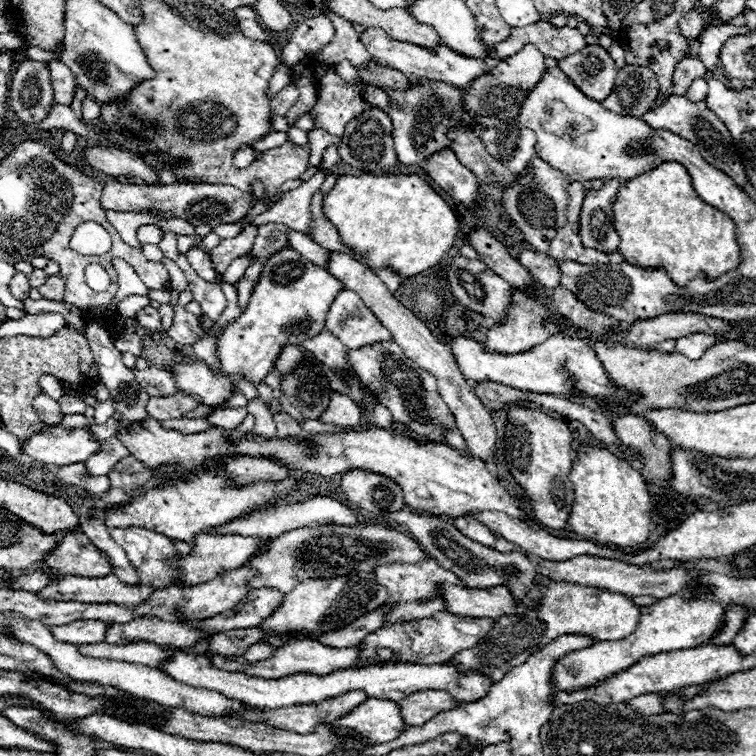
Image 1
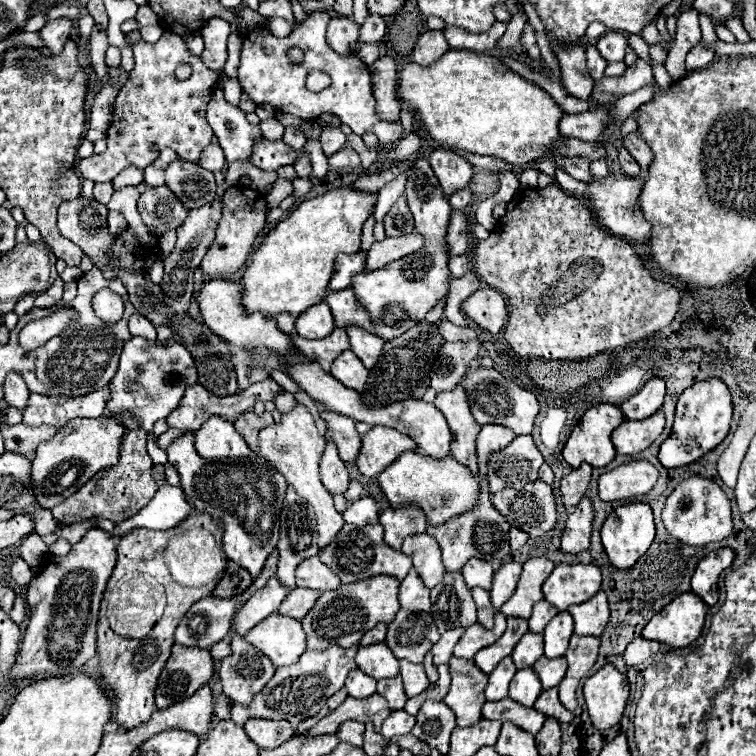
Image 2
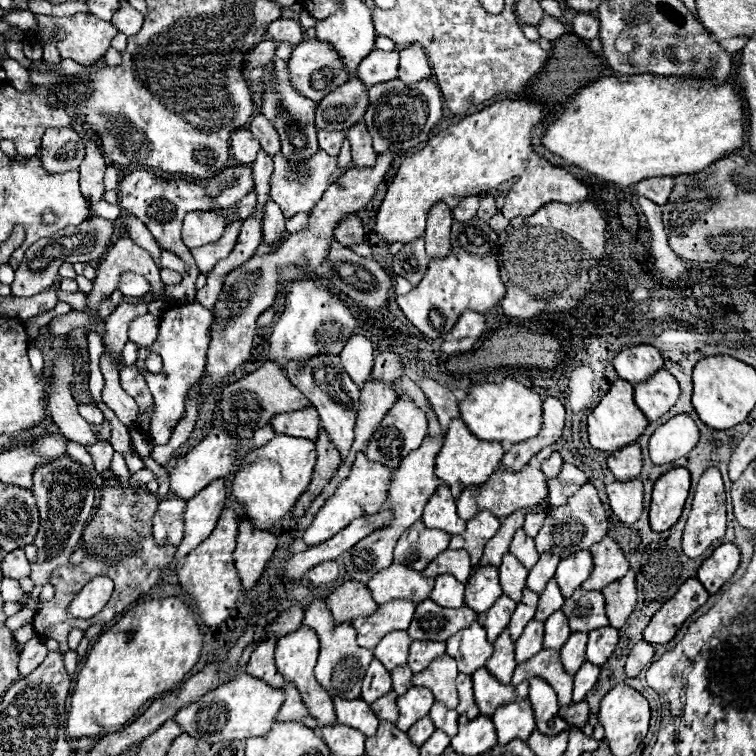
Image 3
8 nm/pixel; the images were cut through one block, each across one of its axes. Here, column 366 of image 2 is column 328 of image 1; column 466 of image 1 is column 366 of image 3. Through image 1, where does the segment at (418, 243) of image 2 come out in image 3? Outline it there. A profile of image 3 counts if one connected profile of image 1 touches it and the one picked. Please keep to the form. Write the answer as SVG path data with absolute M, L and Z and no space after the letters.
M366 382L360 390L360 408L356 418L356 440L350 454L342 460L342 468L352 468L358 452L364 452L368 446L368 438L380 428L382 418L388 414L396 402L396 392L392 384L386 382Z

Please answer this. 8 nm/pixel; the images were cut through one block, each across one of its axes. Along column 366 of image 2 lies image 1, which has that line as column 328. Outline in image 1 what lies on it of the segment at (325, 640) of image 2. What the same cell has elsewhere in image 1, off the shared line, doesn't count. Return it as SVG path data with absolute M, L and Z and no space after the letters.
M354 572L342 578L318 578L310 582L300 582L290 594L286 594L282 608L276 610L270 618L266 618L266 622L262 622L260 628L264 628L266 632L276 632L280 630L280 634L292 632L292 630L310 630L314 634L318 632L330 632L334 628L342 628L350 622L354 622L356 618L364 616L370 610L376 610L380 604L384 604L384 600L388 598L388 592L384 586L378 584L374 574L368 572Z

